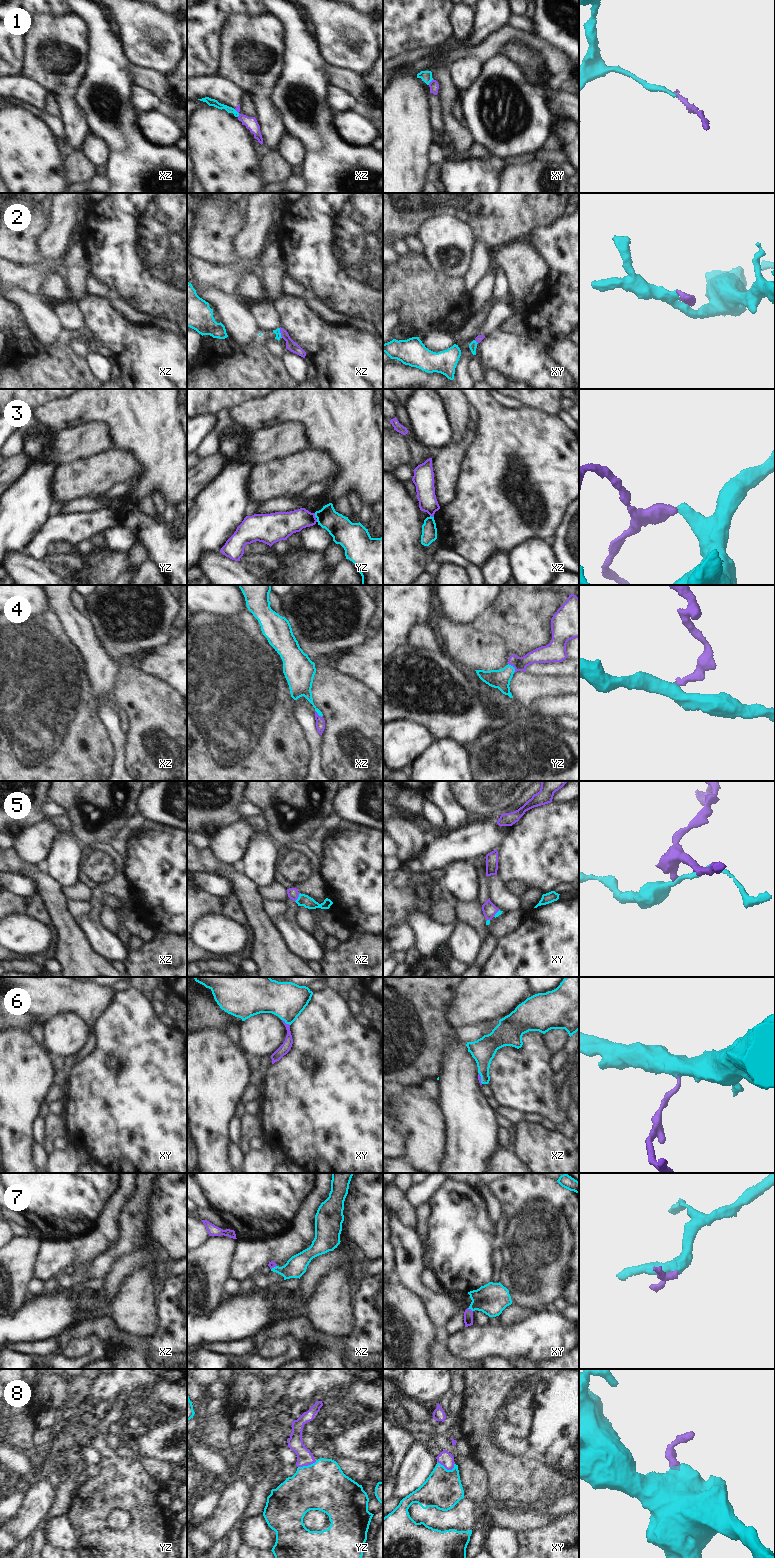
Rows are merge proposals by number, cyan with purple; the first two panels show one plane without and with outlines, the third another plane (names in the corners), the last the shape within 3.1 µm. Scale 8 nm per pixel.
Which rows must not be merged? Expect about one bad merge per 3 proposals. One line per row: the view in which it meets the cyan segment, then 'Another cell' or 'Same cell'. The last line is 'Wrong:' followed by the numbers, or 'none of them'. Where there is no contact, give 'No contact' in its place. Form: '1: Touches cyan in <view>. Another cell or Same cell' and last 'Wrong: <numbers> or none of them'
1: Touches cyan in xz. Another cell
2: Touches cyan in xz. Same cell
3: Touches cyan in yz. Another cell
4: Touches cyan in yz. Same cell
5: Touches cyan in xz. Another cell
6: Touches cyan in xy. Same cell
7: Touches cyan in xy. Same cell
8: Touches cyan in xy. Same cell
Wrong: 1, 3, 5

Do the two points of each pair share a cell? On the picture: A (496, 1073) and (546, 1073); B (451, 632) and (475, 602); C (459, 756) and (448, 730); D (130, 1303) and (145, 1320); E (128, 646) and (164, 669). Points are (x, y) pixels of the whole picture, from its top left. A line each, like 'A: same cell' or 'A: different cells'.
A: same cell
B: different cells
C: different cells
D: same cell
E: different cells

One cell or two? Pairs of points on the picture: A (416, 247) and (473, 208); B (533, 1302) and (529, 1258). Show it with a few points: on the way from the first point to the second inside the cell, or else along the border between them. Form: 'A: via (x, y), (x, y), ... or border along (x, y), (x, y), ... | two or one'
A: border along (415, 235), (409, 235), (403, 240) | two
B: via (533, 1291), (533, 1269) | one

